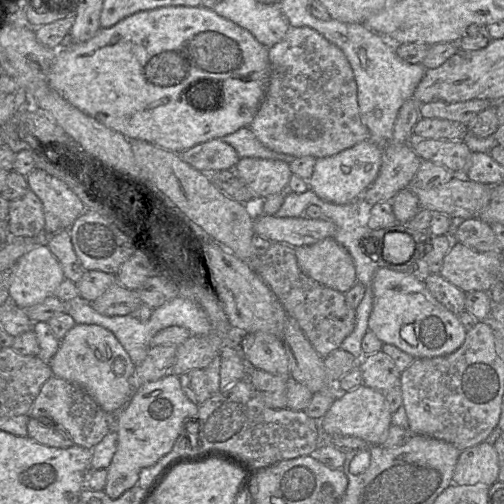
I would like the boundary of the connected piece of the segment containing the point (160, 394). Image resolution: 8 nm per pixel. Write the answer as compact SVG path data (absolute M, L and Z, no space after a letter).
M168 374L135 391L125 407L116 414L117 449L107 468L104 492L111 499L118 499L136 485L140 471L154 465L172 450L185 421L197 419L198 412L199 406L186 396L179 376Z

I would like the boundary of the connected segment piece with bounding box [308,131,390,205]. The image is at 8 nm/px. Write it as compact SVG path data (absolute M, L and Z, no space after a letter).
M372 131L372 137L370 136L369 140L360 142L336 155L316 159L314 171L308 180L309 188L320 199L330 203L343 205L354 202L362 196L365 190L369 188L377 178L382 165L382 147L389 142L389 134L386 137L386 135L377 135Z

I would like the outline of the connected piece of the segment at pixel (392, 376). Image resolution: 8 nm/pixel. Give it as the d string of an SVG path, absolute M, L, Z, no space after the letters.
M382 350L371 355L363 355L359 366L362 371L363 384L372 389L384 393L400 385L401 372L394 361Z

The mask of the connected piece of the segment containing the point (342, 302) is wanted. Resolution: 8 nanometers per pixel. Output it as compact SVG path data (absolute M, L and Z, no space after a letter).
M272 242L266 253L256 257L250 266L276 295L287 315L297 321L314 349L323 358L341 347L343 340L353 332L356 326L356 309L347 305L344 293L305 275L299 268L295 248Z

